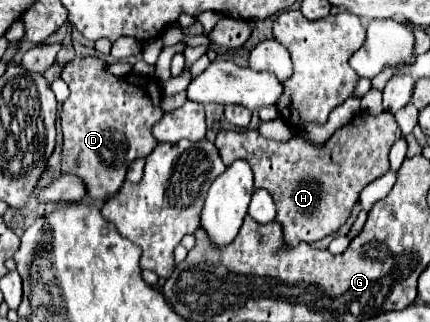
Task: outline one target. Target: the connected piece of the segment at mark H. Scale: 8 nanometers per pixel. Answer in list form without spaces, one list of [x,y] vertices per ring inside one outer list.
[[[359,112],[351,124],[339,128],[323,148],[307,144],[303,136],[295,134],[287,142],[263,138],[257,130],[221,130],[215,146],[225,164],[243,158],[251,164],[255,188],[271,192],[277,206],[277,222],[283,226],[285,242],[297,246],[299,242],[317,242],[337,232],[351,208],[359,200],[361,190],[389,170],[389,148],[401,138],[399,124],[393,114],[381,112],[377,116]]]

